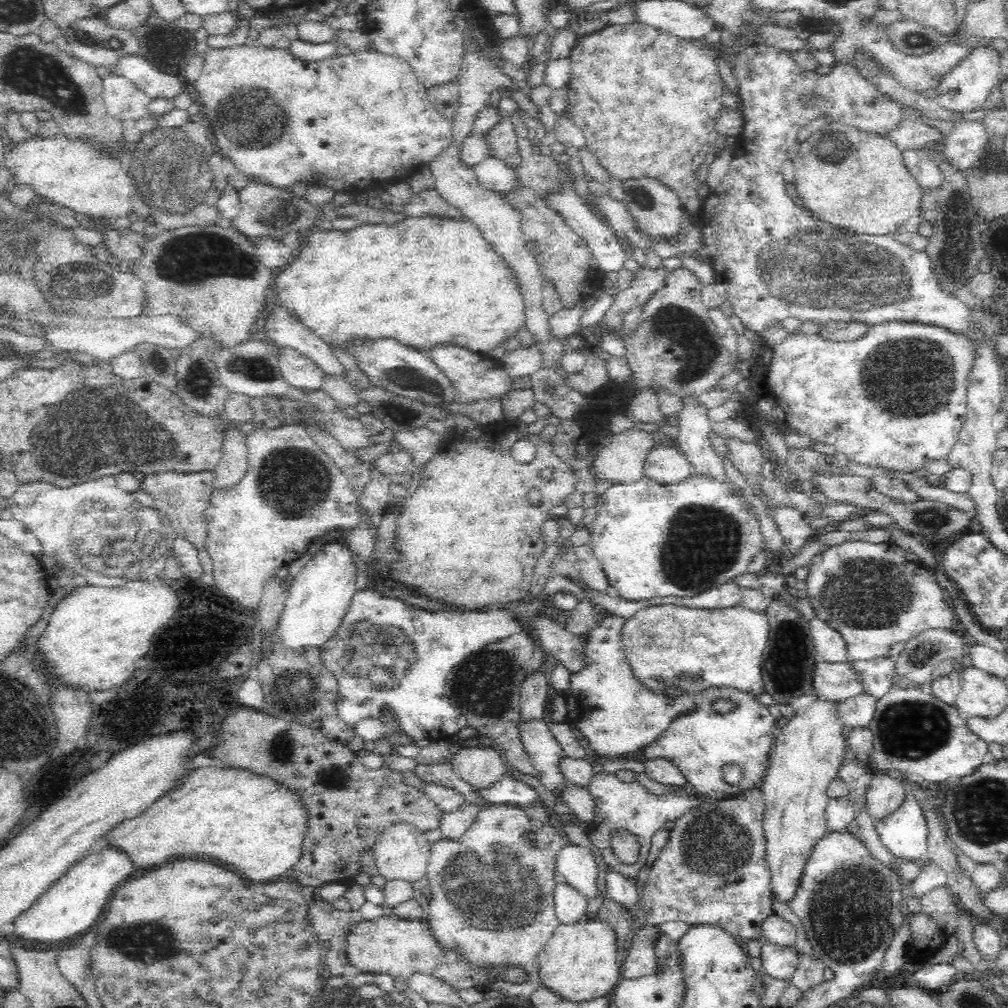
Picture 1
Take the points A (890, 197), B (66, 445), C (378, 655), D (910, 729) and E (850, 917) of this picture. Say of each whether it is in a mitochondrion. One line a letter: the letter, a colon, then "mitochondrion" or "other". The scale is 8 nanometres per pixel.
A: other
B: mitochondrion
C: mitochondrion
D: mitochondrion
E: mitochondrion

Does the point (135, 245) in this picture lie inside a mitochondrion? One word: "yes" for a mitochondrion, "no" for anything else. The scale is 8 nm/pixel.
no

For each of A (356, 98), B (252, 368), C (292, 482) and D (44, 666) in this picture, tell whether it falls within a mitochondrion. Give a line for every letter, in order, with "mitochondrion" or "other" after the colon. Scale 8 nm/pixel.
A: mitochondrion
B: mitochondrion
C: mitochondrion
D: other

